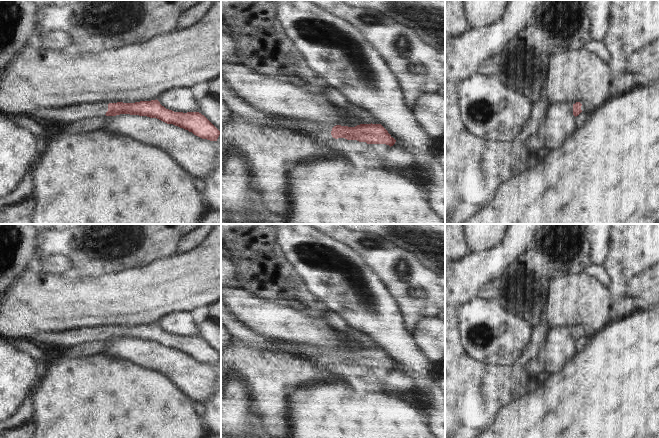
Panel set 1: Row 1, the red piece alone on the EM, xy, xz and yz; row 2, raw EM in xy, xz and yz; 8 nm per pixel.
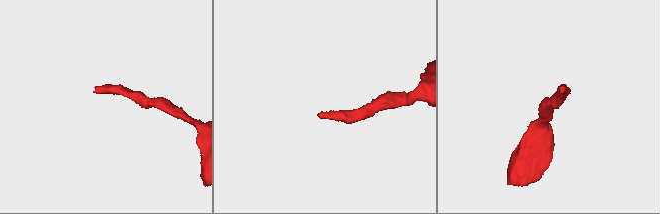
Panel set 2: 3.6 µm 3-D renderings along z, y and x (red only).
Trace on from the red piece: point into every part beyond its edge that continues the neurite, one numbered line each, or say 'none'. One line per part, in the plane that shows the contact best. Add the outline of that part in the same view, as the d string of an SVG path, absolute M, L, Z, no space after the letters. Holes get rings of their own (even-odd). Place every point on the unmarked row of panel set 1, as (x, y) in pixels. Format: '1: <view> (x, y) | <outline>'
1: xy (67, 339) | M105 325L93 328L81 328L79 330L69 330L61 333L47 333L41 337L42 343L37 343L42 349L49 348L69 348L105 340L108 335L108 327Z

